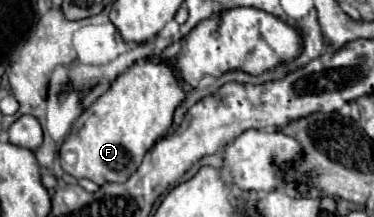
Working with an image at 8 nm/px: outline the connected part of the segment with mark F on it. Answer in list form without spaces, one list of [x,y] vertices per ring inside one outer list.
[[[146,59],[134,63],[76,119],[60,149],[62,169],[76,179],[86,177],[98,185],[128,181],[138,169],[144,153],[166,135],[172,125],[174,109],[182,101],[182,81],[174,77],[168,63],[148,63]]]

